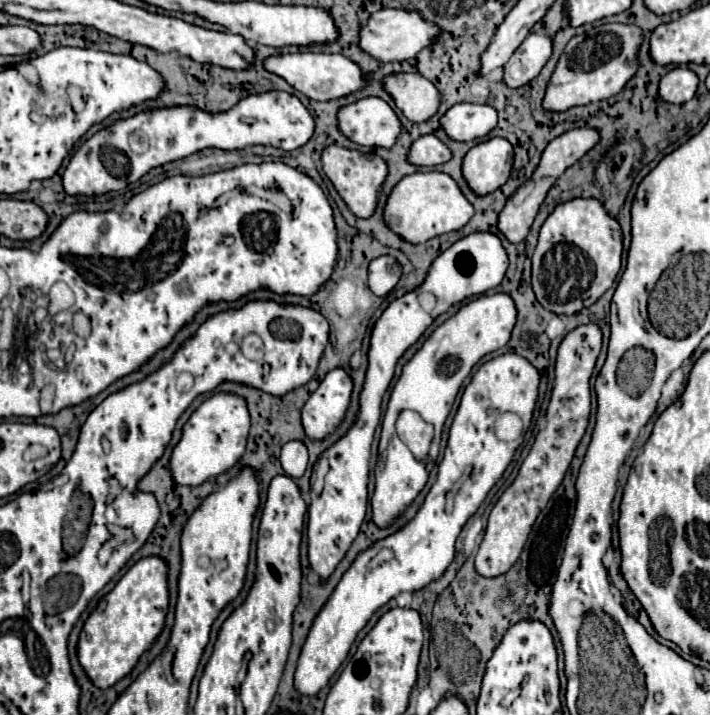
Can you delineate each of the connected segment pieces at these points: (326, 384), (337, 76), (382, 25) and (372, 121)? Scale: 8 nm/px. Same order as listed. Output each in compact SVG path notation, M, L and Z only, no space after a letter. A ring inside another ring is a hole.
M330 371L302 409L302 425L310 439L324 439L332 433L348 409L352 379L342 371Z
M276 53L262 61L268 73L282 77L288 85L296 91L304 93L314 101L330 101L344 95L350 95L364 87L362 73L356 63L346 59L344 55L330 55L330 53Z
M382 9L382 11L372 13L368 21L360 27L358 47L370 57L378 59L380 63L390 63L390 61L404 61L404 59L414 57L426 45L432 45L436 37L438 37L438 27L420 19L416 11L408 13L400 9Z
M364 97L338 111L338 129L358 145L392 147L400 133L400 121L386 101Z

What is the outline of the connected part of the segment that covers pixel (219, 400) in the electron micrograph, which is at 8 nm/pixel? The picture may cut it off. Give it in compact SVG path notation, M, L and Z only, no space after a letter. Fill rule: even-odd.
M216 393L206 399L184 423L182 437L170 458L172 479L180 485L202 485L204 481L230 469L246 449L246 435L250 431L250 413L240 395Z

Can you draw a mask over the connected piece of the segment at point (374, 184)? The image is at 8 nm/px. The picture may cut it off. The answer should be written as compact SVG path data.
M330 145L326 151L322 151L322 169L326 177L332 181L334 189L346 203L346 207L356 215L356 217L370 217L376 209L378 201L378 191L388 175L386 163L374 155L374 153L360 153L360 151L350 151L344 147Z

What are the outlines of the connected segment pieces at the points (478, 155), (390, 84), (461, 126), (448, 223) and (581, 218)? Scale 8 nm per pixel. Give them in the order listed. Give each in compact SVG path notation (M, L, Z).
M494 137L474 145L462 161L462 175L468 187L478 195L488 195L502 187L512 169L512 145L506 139Z
M392 73L382 79L384 91L394 99L394 105L406 119L420 123L438 111L438 89L418 73Z
M456 103L440 117L442 129L454 141L474 141L476 137L484 137L496 127L496 123L496 109L472 103Z
M428 171L406 175L406 179L400 179L398 187L394 187L394 191L386 199L382 217L386 227L390 227L400 239L416 245L436 235L462 229L472 219L472 215L474 209L466 201L454 179L442 171Z
M572 199L568 203L560 203L544 221L540 229L538 245L532 255L532 289L536 301L544 309L556 315L574 315L594 305L606 293L606 289L610 289L622 265L622 239L614 231L622 231L622 229L618 221L608 215L608 211L602 207L600 201Z

